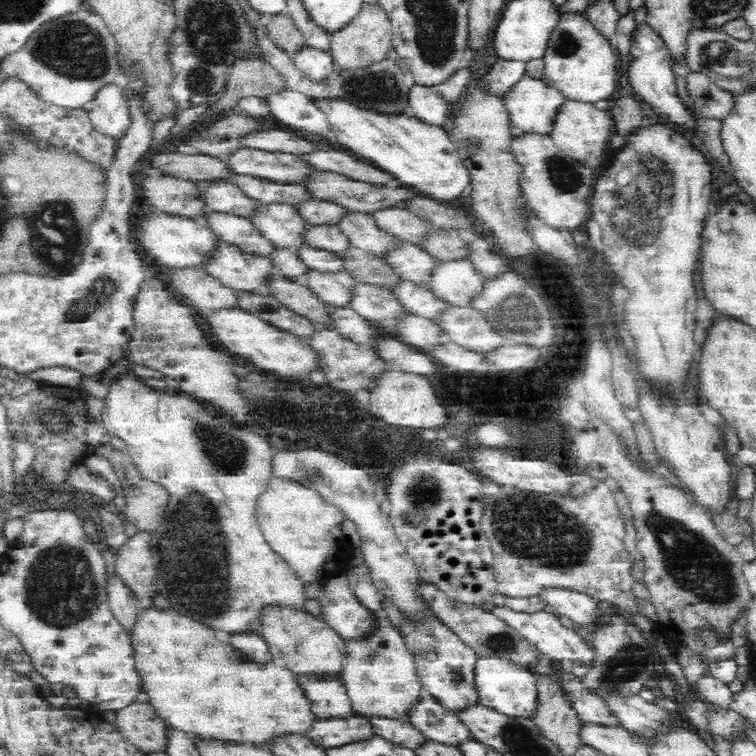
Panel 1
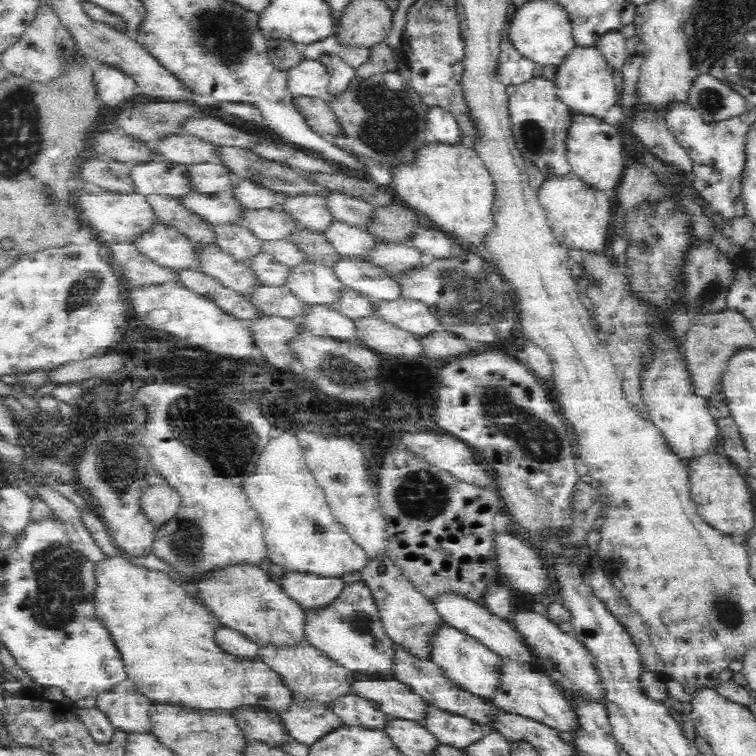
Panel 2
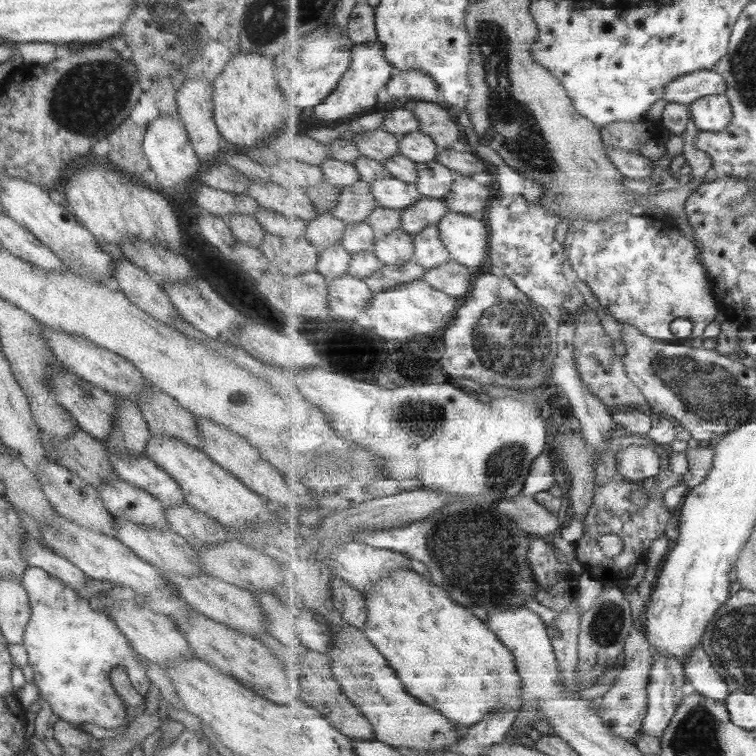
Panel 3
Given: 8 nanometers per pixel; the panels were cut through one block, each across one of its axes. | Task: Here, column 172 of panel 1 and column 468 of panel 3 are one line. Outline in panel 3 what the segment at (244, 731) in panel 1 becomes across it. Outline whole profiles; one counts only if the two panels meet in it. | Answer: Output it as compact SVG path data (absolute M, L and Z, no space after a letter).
M410 567L394 572L391 576L383 578L378 583L378 588L373 588L370 594L367 594L365 611L368 614L367 624L363 629L365 635L382 651L383 656L390 663L390 667L394 668L398 678L403 681L403 685L407 688L407 693L414 695L421 703L434 707L437 711L446 715L459 728L459 732L475 727L477 723L485 721L488 716L491 716L494 712L501 711L501 709L515 709L515 711L519 711L524 706L523 680L518 674L517 666L515 666L515 655L509 650L508 646L501 642L498 634L495 634L495 631L490 629L486 620L479 620L477 616L473 615L471 609L459 602L455 602L449 590L437 586L429 577L426 578L417 574Z

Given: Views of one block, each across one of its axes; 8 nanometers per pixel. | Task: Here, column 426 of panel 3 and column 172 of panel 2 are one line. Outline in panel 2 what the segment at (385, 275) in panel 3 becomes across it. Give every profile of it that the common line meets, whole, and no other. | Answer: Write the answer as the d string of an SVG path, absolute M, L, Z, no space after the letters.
M195 268L171 269L180 284L188 290L211 300L230 317L250 321L260 318L245 295L240 295L220 284L219 280L196 270Z

